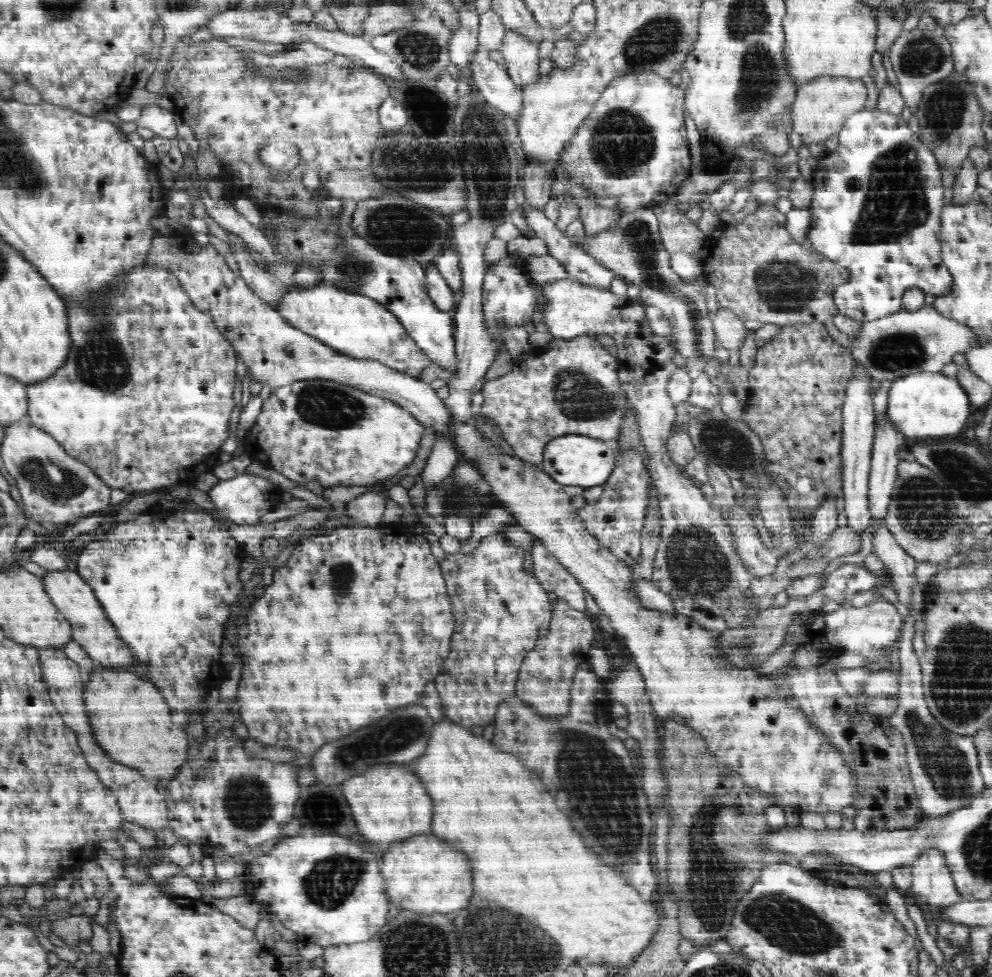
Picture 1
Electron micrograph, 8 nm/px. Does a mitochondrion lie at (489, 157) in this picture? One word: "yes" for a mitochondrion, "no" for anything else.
yes

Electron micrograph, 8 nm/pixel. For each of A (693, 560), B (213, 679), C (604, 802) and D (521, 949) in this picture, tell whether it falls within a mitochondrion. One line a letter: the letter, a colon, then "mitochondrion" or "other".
A: mitochondrion
B: other
C: mitochondrion
D: mitochondrion

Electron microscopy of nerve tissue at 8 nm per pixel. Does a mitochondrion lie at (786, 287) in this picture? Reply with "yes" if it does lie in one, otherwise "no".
yes

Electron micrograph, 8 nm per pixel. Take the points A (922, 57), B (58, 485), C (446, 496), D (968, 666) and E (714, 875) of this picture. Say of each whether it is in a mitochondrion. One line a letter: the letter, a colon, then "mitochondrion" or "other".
A: mitochondrion
B: mitochondrion
C: mitochondrion
D: mitochondrion
E: mitochondrion

